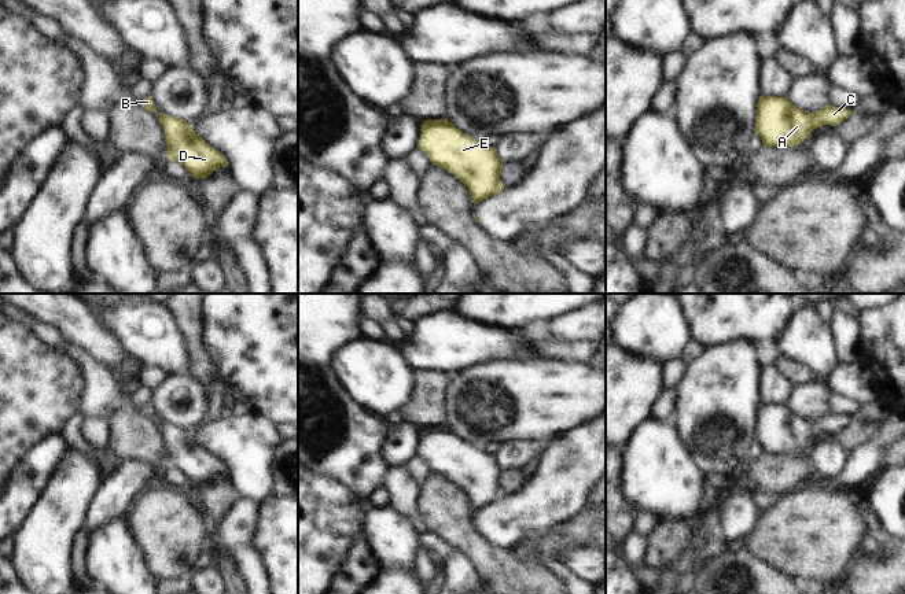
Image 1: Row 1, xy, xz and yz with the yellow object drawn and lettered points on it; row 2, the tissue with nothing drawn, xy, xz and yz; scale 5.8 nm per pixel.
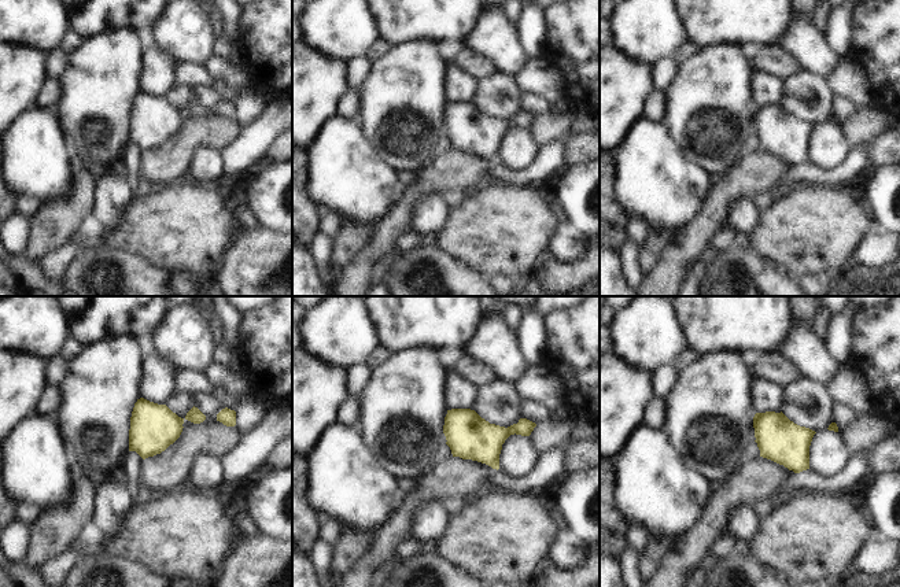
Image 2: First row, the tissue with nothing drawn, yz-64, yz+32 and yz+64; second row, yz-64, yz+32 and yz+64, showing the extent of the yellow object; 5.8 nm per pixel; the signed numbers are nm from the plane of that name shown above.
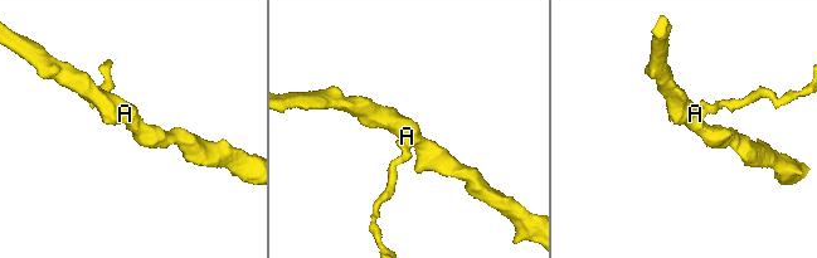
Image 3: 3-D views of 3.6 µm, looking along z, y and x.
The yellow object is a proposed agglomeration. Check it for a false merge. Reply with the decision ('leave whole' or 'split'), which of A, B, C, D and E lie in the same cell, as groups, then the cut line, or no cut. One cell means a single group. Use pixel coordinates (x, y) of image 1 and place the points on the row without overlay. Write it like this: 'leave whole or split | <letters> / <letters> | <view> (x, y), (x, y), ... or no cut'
leave whole | A B C D E | no cut

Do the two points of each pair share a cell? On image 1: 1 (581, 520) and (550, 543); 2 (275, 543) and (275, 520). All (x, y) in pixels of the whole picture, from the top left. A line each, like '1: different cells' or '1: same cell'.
1: same cell
2: same cell

